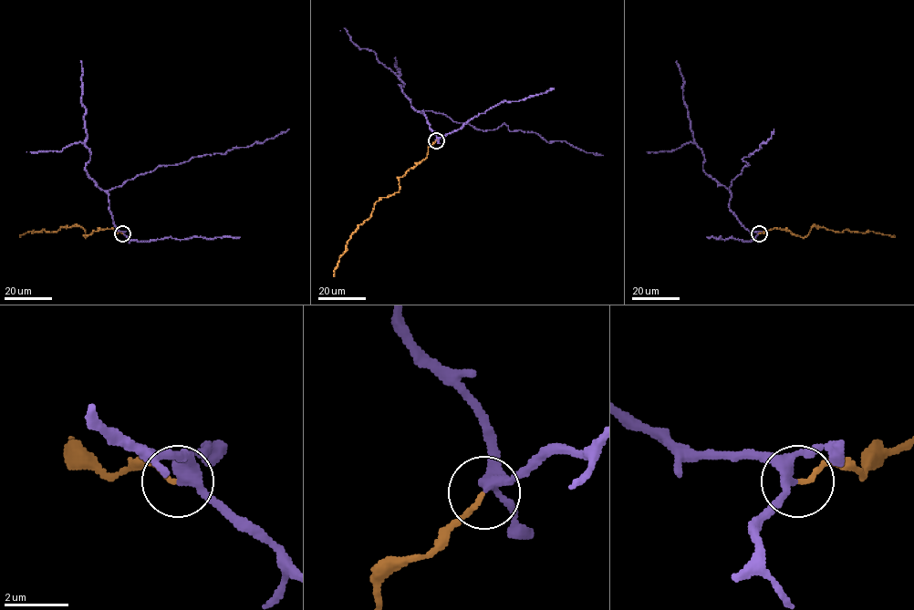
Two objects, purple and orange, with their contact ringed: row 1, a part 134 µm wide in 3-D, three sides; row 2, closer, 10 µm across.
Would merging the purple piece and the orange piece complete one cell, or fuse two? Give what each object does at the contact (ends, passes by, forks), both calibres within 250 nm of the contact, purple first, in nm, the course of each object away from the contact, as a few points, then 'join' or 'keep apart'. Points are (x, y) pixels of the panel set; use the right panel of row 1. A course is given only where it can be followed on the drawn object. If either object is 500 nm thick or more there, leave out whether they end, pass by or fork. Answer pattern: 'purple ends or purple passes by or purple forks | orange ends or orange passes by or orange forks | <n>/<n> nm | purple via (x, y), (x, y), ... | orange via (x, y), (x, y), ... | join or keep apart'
purple forks | orange ends | 280/140 nm | purple via (758, 233), (745, 228), (730, 209), (730, 187), (749, 165), (742, 159), (765, 143), (773, 129) | orange via (758, 233), (775, 227), (804, 237), (814, 225), (835, 232), (872, 231), (895, 235) | join

